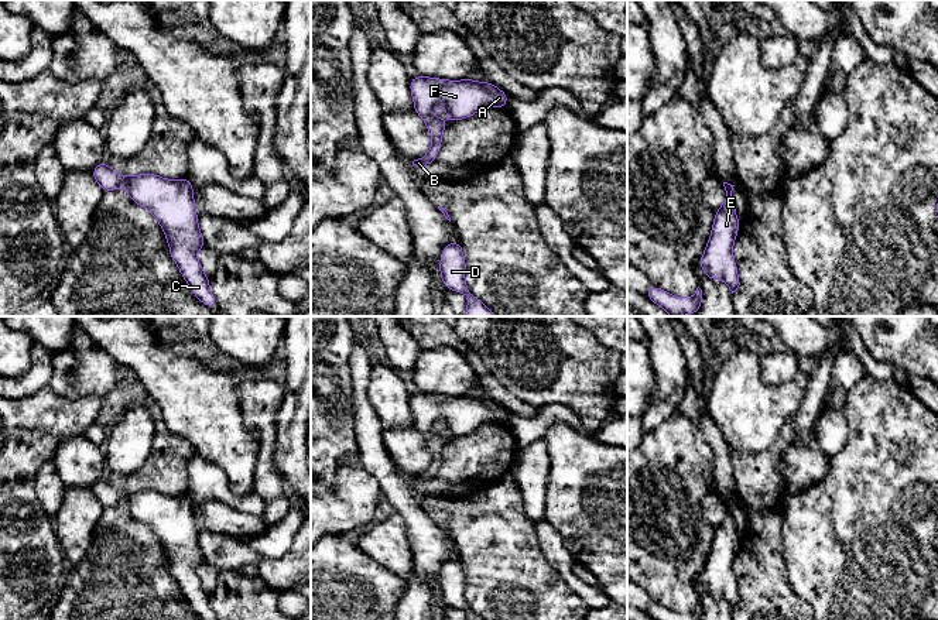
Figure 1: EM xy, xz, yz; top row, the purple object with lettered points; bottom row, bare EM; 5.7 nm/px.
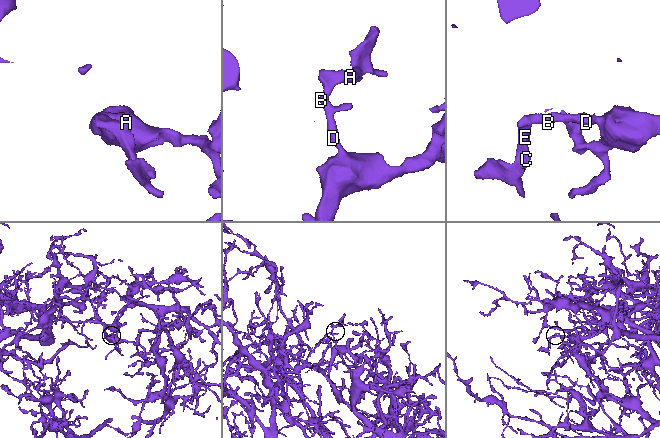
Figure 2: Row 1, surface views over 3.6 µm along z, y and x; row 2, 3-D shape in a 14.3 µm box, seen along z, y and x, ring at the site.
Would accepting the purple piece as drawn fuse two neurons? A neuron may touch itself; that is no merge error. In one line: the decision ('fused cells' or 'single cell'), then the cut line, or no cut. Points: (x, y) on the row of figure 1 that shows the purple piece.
single cell; no cut

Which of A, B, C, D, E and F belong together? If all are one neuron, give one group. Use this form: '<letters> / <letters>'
A B C D E F

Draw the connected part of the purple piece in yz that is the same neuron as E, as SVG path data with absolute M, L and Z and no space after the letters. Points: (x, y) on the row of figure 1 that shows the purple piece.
M723 182L723 186L726 198L723 205L715 210L712 232L699 266L708 278L725 281L733 294L740 285L732 254L740 223L732 199L735 185Z

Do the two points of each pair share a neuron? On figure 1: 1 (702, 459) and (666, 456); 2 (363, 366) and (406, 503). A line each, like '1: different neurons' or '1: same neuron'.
1: same neuron
2: same neuron

